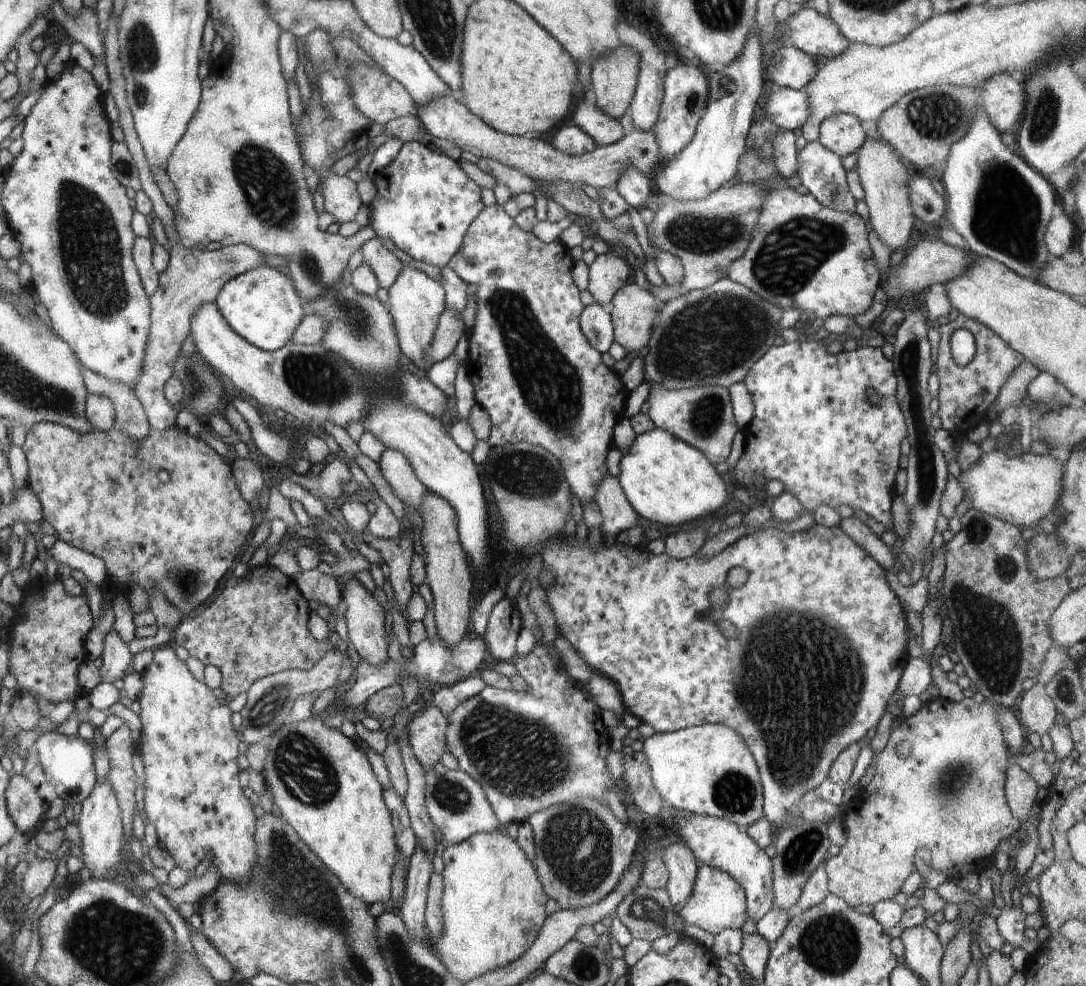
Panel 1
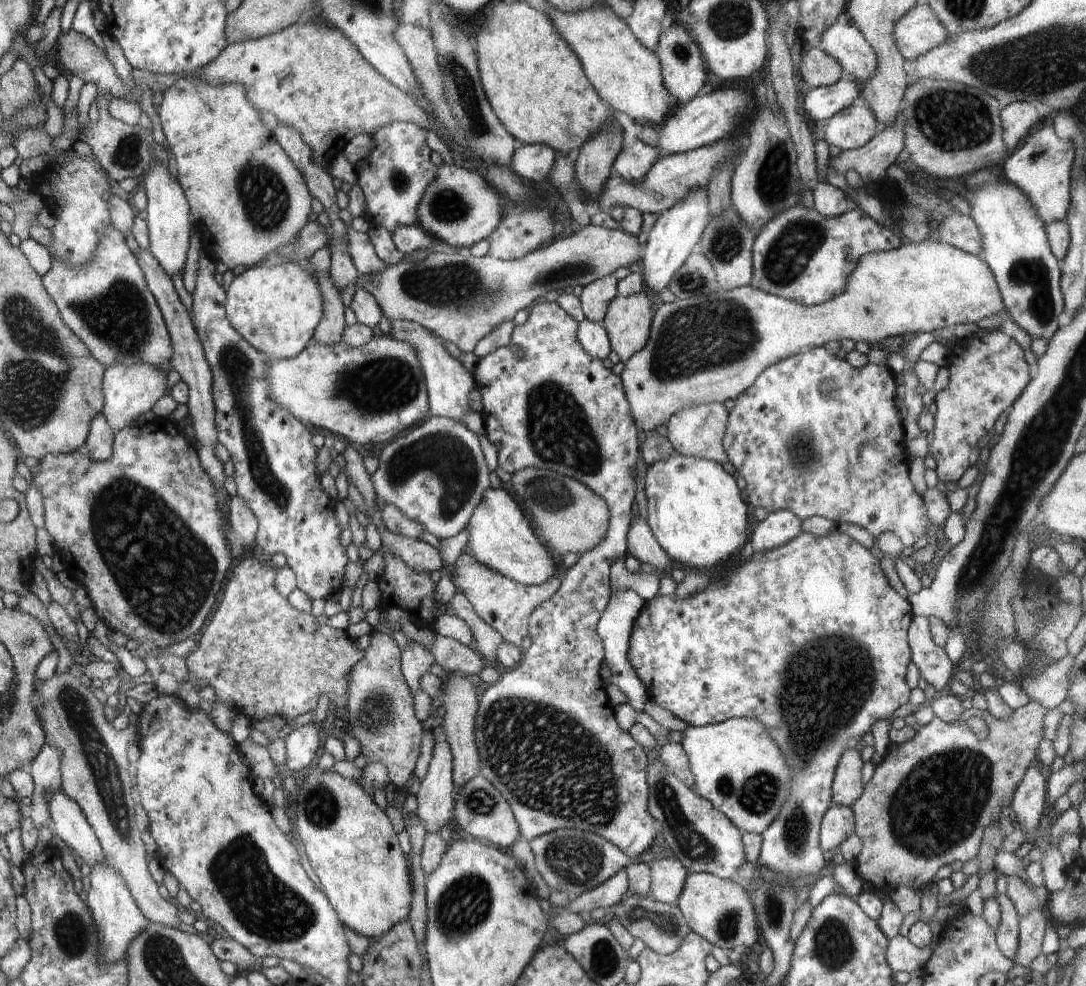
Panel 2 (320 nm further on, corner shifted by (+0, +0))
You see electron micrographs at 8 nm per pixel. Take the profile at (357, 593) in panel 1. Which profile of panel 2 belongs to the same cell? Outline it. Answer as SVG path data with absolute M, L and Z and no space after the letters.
M373 630L370 646L364 650L364 658L349 673L348 710L346 710L345 731L350 732L360 742L360 754L368 758L368 763L382 762L388 770L388 781L396 786L396 791L404 790L406 782L415 775L417 760L420 756L422 724L416 719L412 694L401 672L401 652L392 637Z

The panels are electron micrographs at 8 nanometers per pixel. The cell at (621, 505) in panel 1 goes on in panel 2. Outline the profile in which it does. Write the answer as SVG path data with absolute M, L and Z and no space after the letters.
M636 515L632 518L627 533L627 555L634 556L645 568L658 570L670 570L671 559L660 547L651 532L647 518Z

